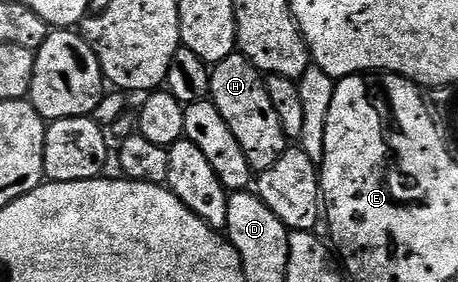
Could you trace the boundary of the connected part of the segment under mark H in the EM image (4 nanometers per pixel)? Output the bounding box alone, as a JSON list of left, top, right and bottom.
[208,52,287,172]

